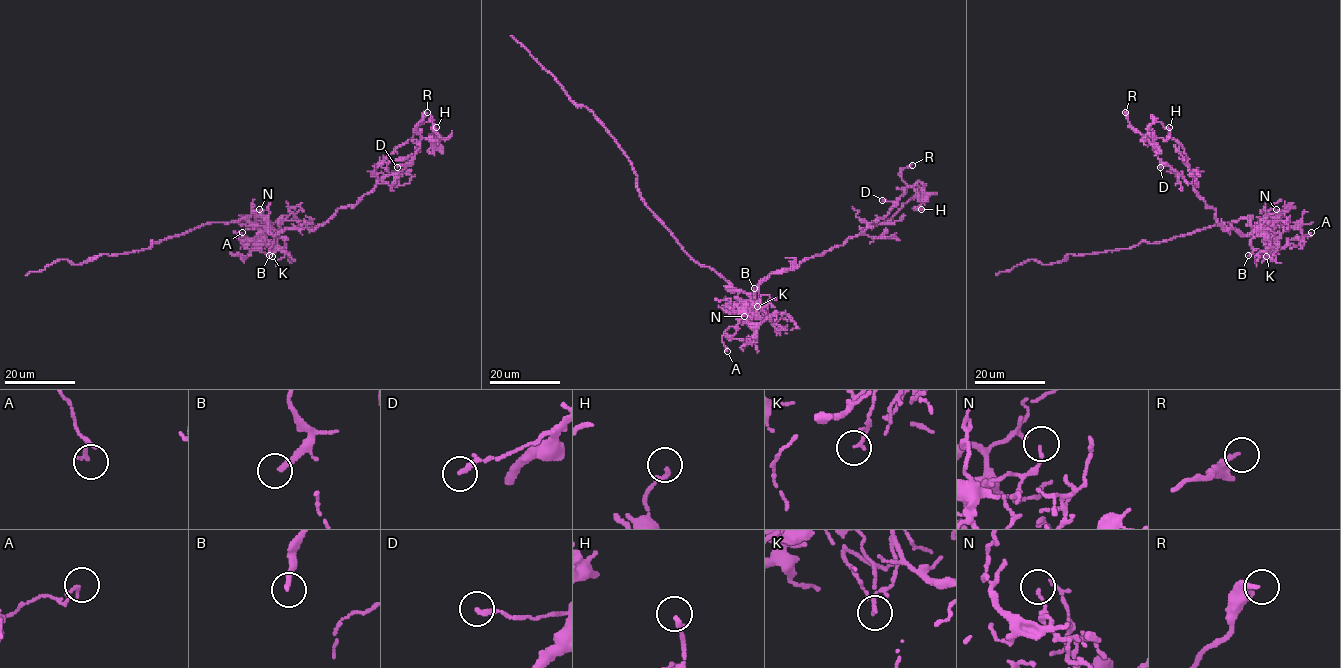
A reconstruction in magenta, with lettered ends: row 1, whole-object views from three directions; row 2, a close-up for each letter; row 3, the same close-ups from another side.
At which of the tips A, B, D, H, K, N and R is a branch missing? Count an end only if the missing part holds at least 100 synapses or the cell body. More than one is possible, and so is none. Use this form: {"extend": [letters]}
{"extend": []}

